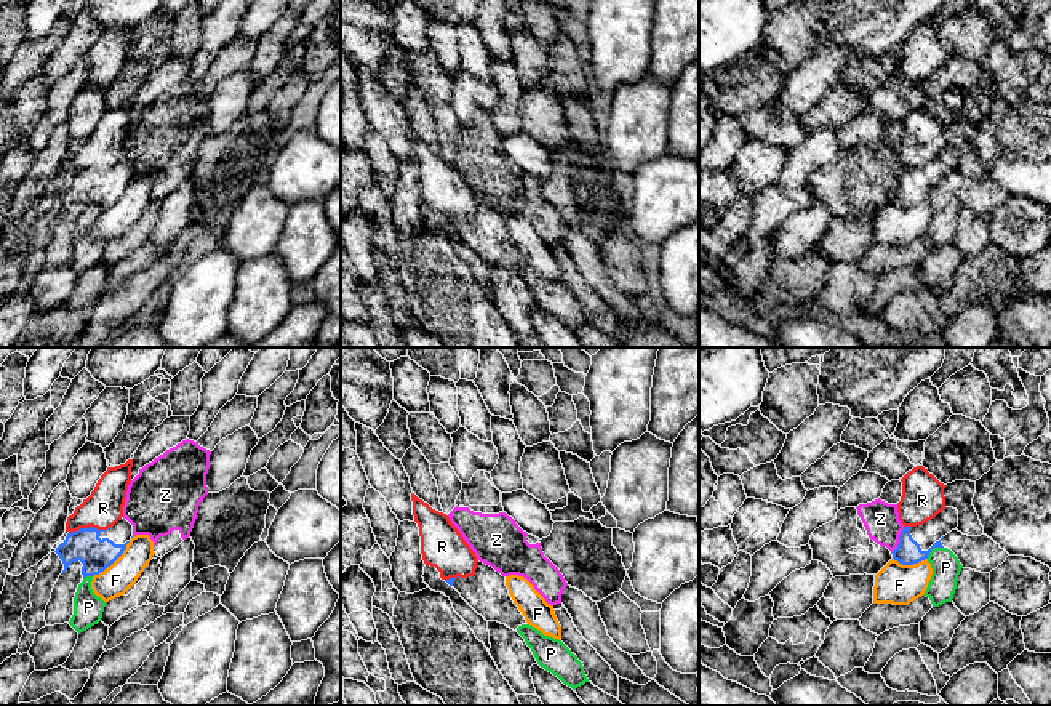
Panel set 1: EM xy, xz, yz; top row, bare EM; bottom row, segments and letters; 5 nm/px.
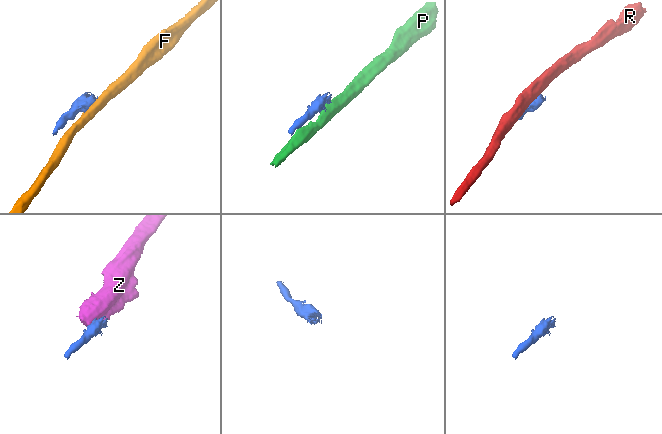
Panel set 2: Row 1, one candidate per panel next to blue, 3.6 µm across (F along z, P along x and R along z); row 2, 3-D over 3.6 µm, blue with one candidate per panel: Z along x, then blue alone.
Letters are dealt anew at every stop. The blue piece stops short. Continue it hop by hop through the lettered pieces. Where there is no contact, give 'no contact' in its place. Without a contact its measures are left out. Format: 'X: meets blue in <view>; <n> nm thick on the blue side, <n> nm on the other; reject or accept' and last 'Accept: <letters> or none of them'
F: meets blue in xy; 170 nm thick on the blue side, 160 nm on the other; reject
P: meets blue in yz; 130 nm thick on the blue side, 140 nm on the other; reject
R: meets blue in xy; 170 nm thick on the blue side, 190 nm on the other; reject
Z: meets blue in yz; 130 nm thick on the blue side, 180 nm on the other; reject
Accept: none of them

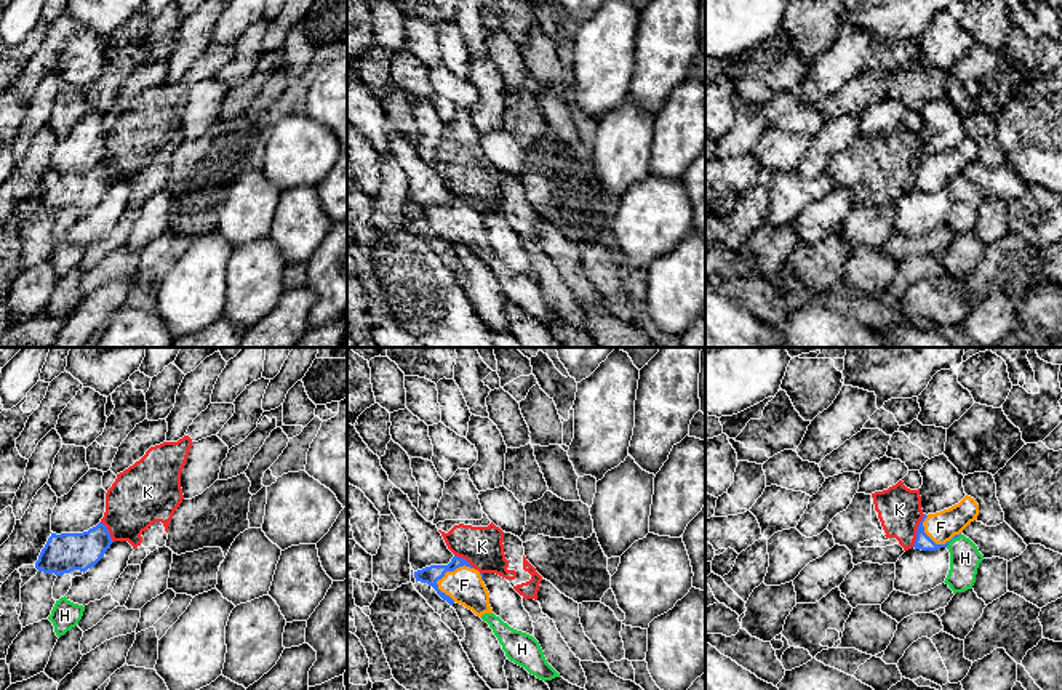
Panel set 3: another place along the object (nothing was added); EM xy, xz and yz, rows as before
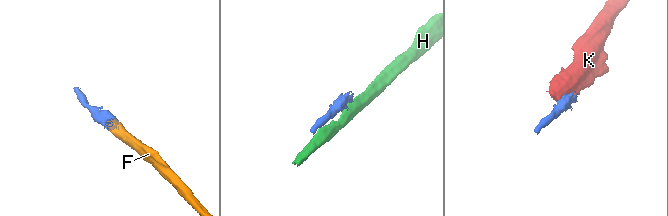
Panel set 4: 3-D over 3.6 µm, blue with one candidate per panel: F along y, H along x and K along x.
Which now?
F: meets blue in xz; 90 nm thick on the blue side, 180 nm on the other; accept
H: meets blue in yz; 80 nm thick on the blue side, 160 nm on the other; reject
K: meets blue in yz; 80 nm thick on the blue side, 220 nm on the other; reject
Accept: F

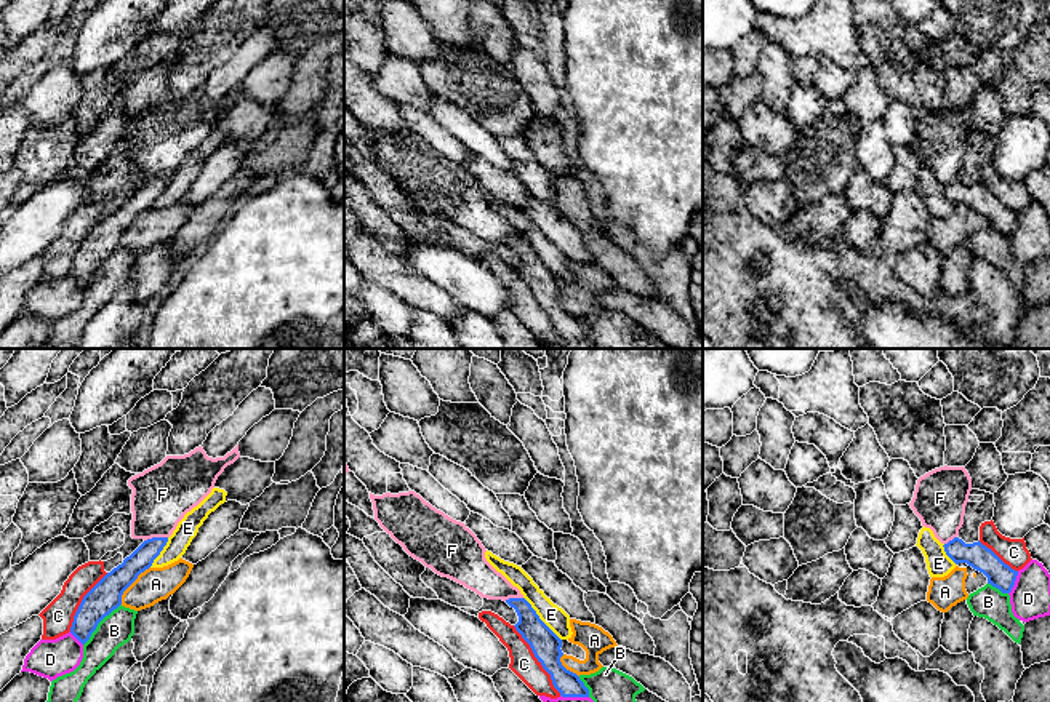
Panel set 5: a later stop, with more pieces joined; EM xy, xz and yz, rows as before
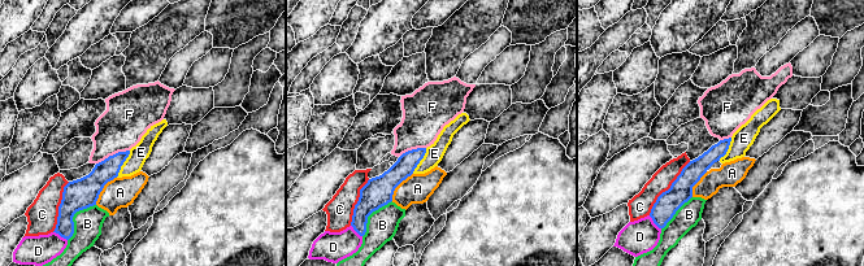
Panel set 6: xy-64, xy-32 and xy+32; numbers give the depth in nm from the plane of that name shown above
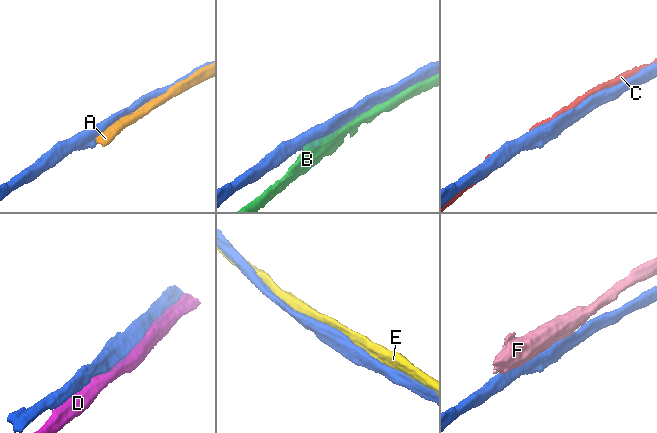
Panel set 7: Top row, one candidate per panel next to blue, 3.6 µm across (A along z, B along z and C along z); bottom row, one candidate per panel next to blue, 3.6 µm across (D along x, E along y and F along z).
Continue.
A: meets blue in xy; 160 nm thick on the blue side, 170 nm on the other; reject
B: meets blue in xy; 160 nm thick on the blue side, 170 nm on the other; reject
C: meets blue in xz; 150 nm thick on the blue side, 140 nm on the other; reject
D: meets blue in yz; 130 nm thick on the blue side, 200 nm on the other; reject
E: meets blue in xz; 150 nm thick on the blue side, 110 nm on the other; reject
F: meets blue in xy; 110 nm thick on the blue side, 300 nm on the other; reject
Accept: none of them

